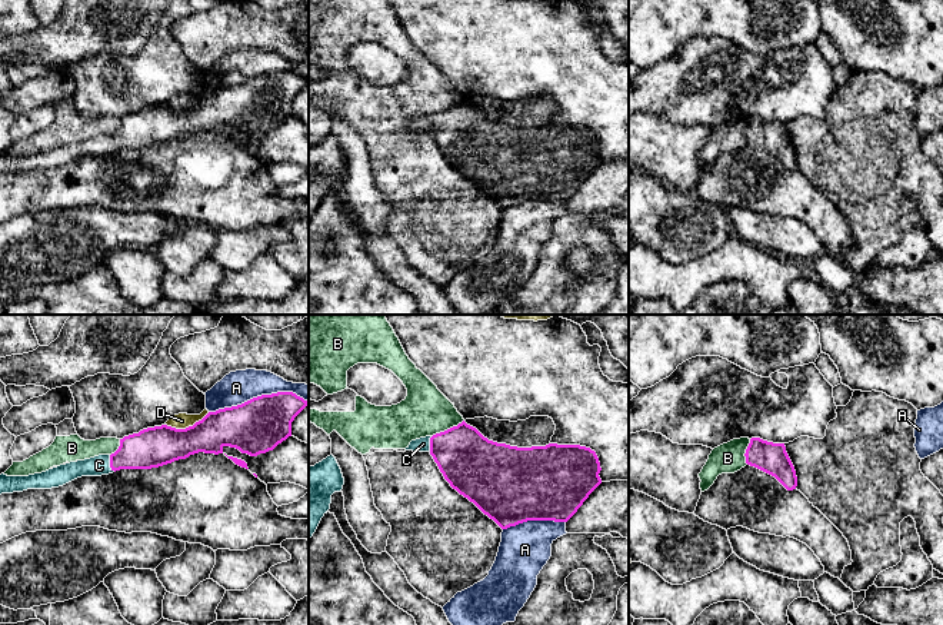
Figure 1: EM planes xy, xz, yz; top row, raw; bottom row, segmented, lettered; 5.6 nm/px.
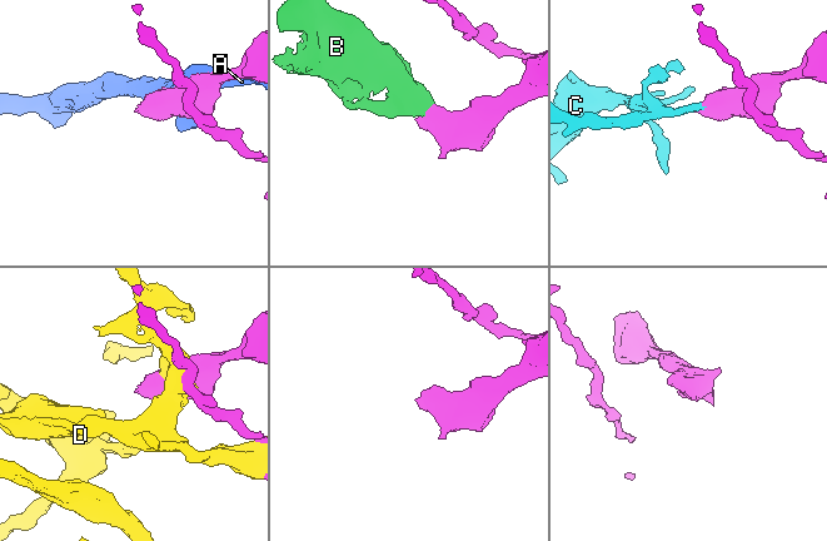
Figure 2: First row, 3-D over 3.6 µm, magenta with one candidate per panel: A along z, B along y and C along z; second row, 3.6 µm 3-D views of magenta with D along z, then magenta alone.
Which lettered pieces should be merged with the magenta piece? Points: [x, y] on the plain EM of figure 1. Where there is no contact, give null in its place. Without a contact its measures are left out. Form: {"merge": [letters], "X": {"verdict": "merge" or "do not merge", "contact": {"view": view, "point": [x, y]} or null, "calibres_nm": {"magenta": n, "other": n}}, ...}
{"merge": ["C"], "A": {"verdict": "do not merge", "contact": {"view": "xy", "point": [257, 76]}, "calibres_nm": {"magenta": 300, "other": 190}}, "B": {"verdict": "do not merge", "contact": {"view": "xz", "point": [447, 109]}, "calibres_nm": {"magenta": 340, "other": 280}}, "C": {"verdict": "merge", "contact": {"view": "xy", "point": [110, 143]}, "calibres_nm": {"magenta": 220, "other": 110}}, "D": {"verdict": "do not merge", "contact": {"view": "xy", "point": [189, 106]}, "calibres_nm": {"magenta": 220, "other": 90}}}

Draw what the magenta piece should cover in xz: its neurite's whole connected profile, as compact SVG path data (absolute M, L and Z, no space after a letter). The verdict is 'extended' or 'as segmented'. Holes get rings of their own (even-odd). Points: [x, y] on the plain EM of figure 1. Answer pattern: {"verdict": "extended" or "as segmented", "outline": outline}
{"verdict": "extended", "outline": "M464 100L444 112L411 120L406 130L429 132L444 159L502 209L527 200L567 202L602 163L594 130L580 124L517 127L484 117Z"}

